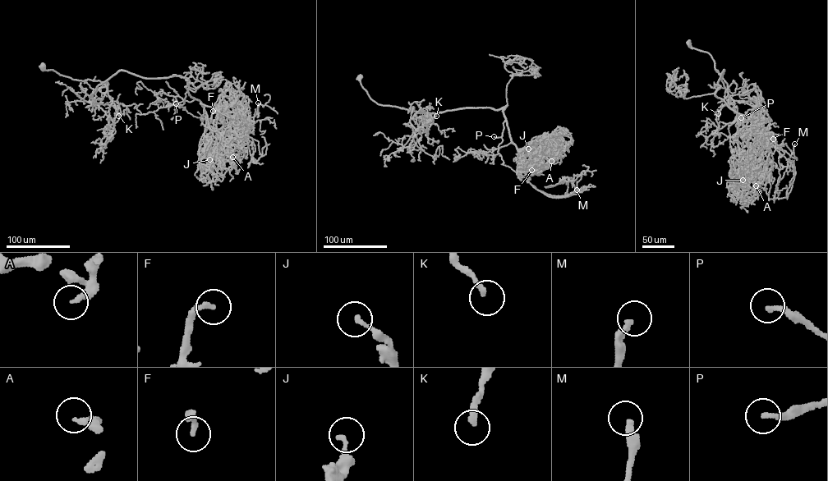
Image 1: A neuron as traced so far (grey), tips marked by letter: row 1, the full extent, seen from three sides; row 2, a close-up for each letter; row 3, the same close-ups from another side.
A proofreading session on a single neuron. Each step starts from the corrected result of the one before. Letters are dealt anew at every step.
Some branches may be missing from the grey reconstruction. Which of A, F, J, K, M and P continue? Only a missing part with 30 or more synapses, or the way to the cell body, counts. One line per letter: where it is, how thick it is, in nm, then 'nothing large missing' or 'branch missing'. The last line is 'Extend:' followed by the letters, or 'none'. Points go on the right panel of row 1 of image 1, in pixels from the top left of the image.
A: place (756, 185); calibre 280 nm; nothing large missing
F: place (773, 139); calibre 240 nm; nothing large missing
J: place (742, 180); calibre 240 nm; nothing large missing
K: place (718, 113); calibre 240 nm; branch missing
M: place (794, 144); calibre 300 nm; branch missing
P: place (741, 117); calibre 240 nm; branch missing
Extend: K, M, P

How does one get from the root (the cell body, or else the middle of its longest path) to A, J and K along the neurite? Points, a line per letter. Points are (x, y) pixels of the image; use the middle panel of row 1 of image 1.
A: (359, 77), (378, 104), (420, 112), (507, 105), (503, 113), (516, 148), (536, 141), (535, 151), (551, 161)
J: (359, 77), (378, 104), (420, 112), (507, 105), (503, 113), (524, 162), (535, 147), (528, 148)
K: (359, 77), (361, 86), (378, 104), (422, 112), (425, 121), (430, 125), (436, 116)

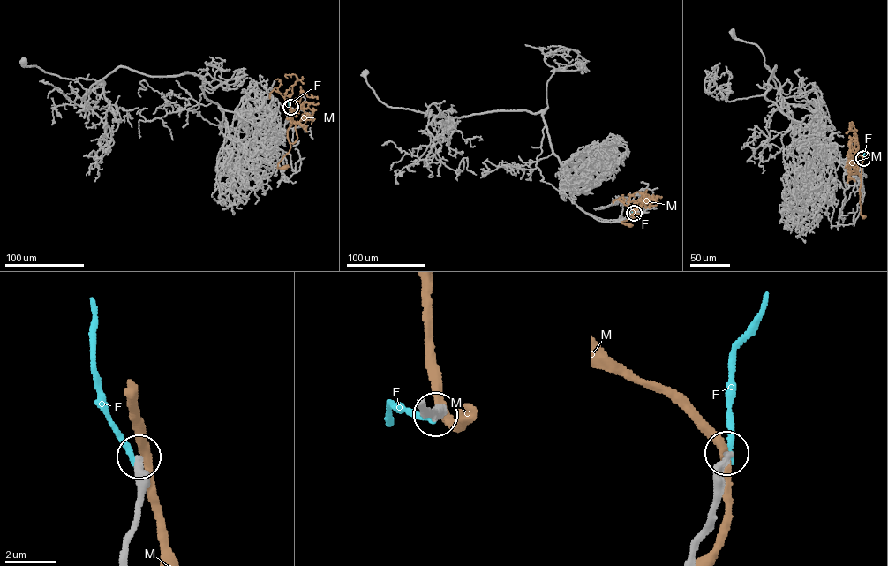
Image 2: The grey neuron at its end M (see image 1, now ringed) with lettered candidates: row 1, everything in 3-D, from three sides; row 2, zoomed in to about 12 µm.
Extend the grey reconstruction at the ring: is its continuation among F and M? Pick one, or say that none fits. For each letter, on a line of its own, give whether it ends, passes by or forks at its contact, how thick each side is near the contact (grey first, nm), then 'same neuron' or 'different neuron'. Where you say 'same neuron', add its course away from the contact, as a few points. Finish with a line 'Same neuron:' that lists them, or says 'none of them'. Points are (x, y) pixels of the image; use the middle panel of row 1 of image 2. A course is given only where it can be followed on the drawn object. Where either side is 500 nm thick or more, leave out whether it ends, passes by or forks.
F: it ends | 400/240 nm | different neuron
M: it passes by | 460/320 nm | different neuron
Same neuron: none of them

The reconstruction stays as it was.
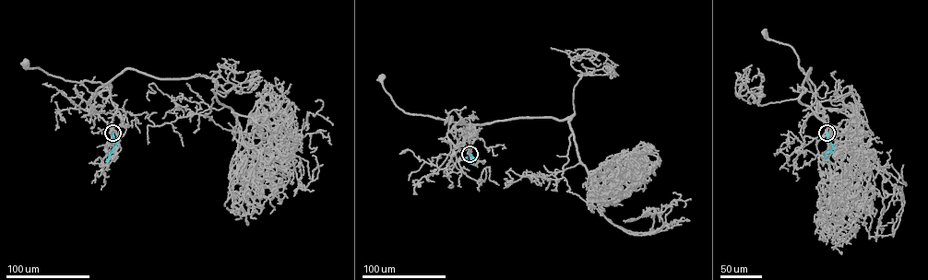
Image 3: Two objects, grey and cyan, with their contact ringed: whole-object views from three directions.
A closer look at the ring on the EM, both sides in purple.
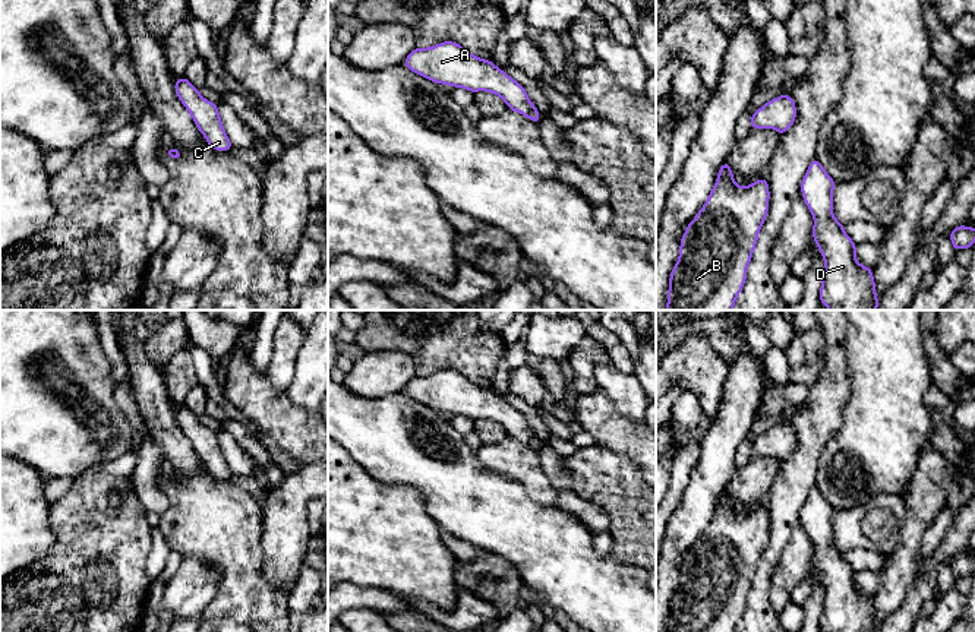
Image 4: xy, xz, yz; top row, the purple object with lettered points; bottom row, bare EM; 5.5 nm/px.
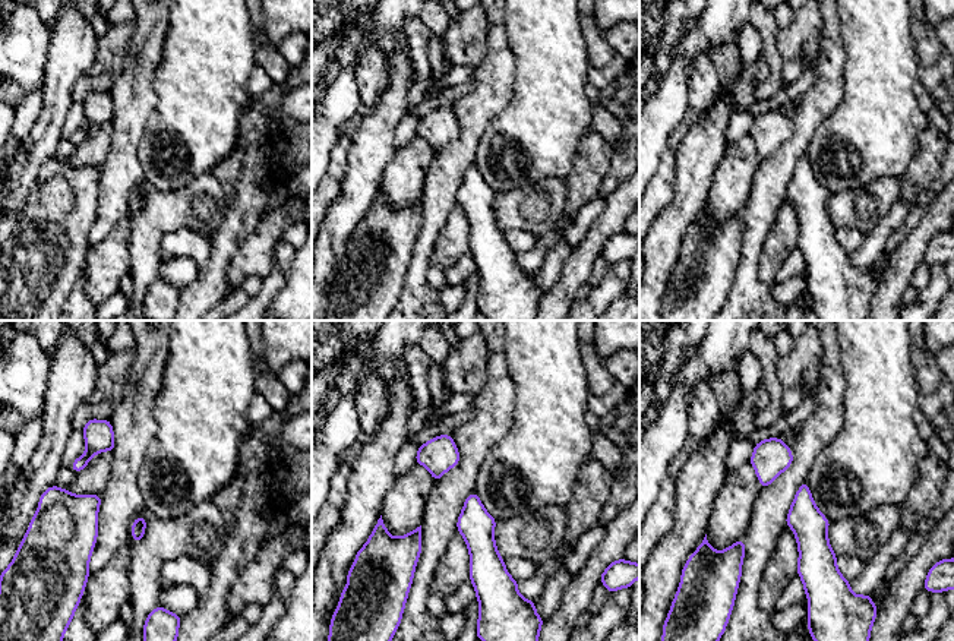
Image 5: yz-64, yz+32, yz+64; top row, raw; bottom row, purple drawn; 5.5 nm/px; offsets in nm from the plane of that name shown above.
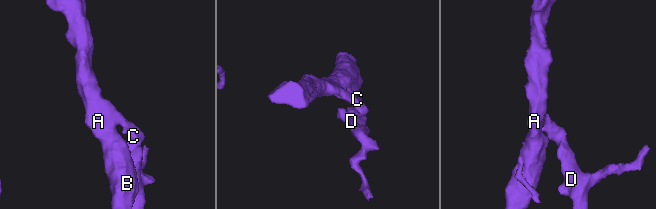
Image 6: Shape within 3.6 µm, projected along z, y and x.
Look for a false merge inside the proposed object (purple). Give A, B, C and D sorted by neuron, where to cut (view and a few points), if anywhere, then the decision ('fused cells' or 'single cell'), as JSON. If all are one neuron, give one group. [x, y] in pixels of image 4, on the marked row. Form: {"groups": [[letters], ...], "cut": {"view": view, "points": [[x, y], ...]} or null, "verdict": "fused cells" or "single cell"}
{"groups": [["A", "B", "C", "D"]], "cut": null, "verdict": "single cell"}

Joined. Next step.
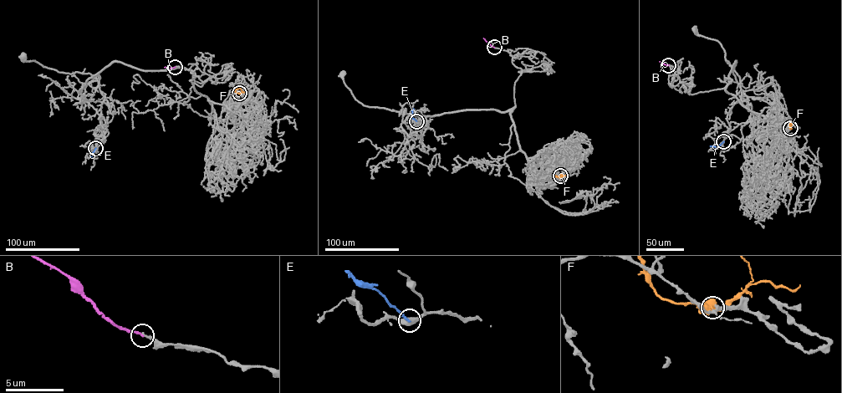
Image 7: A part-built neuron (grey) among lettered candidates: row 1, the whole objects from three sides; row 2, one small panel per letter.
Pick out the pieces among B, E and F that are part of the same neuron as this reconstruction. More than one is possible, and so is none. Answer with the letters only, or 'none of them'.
none of them

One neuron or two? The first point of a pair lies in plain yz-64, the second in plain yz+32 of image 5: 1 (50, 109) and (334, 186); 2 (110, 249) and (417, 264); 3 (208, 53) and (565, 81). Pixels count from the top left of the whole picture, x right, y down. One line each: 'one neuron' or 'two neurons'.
1: two neurons
2: two neurons
3: one neuron

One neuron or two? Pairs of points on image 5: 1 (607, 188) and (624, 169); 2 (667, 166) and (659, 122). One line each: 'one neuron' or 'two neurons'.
1: one neuron
2: two neurons

